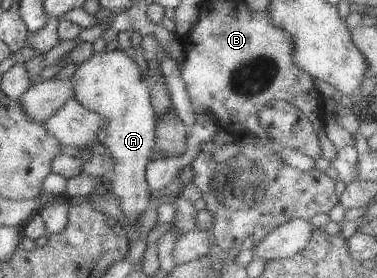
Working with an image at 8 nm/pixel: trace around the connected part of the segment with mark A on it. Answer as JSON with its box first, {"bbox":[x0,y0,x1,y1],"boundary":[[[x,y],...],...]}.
{"bbox":[70,49,158,221],"boundary":[[[117,49],[94,52],[89,60],[78,66],[70,82],[73,98],[82,107],[106,119],[106,126],[97,133],[97,141],[114,157],[114,174],[107,190],[119,199],[121,210],[127,218],[136,221],[151,206],[146,166],[155,152],[158,118],[151,104],[150,88],[141,76],[137,63]]]}

